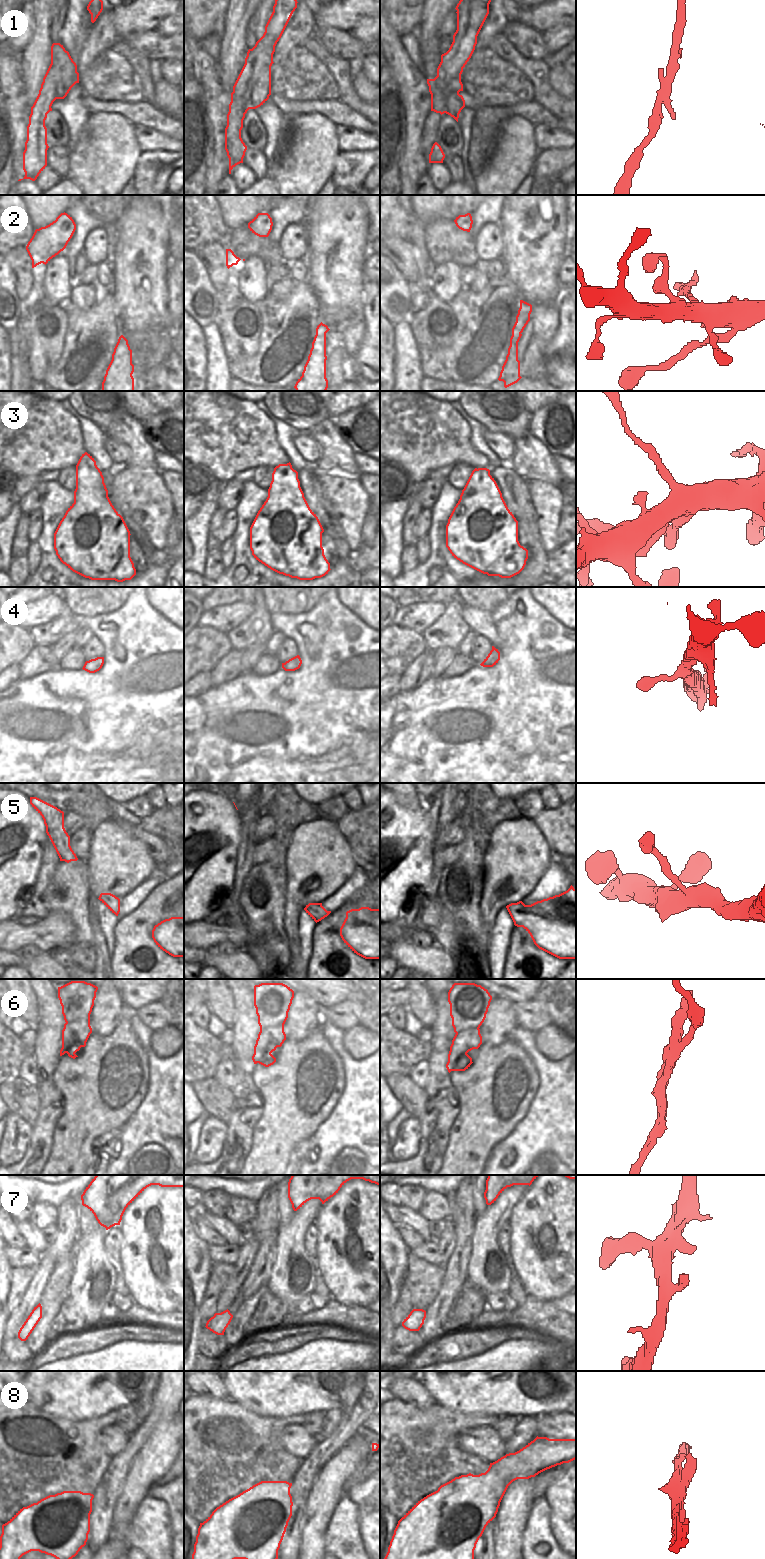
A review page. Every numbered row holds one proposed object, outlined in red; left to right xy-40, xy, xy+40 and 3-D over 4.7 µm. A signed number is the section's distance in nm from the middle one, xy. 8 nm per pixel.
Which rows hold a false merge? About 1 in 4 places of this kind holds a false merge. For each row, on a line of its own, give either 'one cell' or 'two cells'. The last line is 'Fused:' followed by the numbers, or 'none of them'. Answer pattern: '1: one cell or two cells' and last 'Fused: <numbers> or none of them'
1: one cell
2: two cells
3: two cells
4: one cell
5: one cell
6: two cells
7: one cell
8: two cells
Fused: 2, 3, 6, 8

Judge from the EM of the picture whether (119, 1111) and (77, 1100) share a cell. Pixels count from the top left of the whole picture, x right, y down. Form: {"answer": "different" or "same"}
{"answer": "same"}

